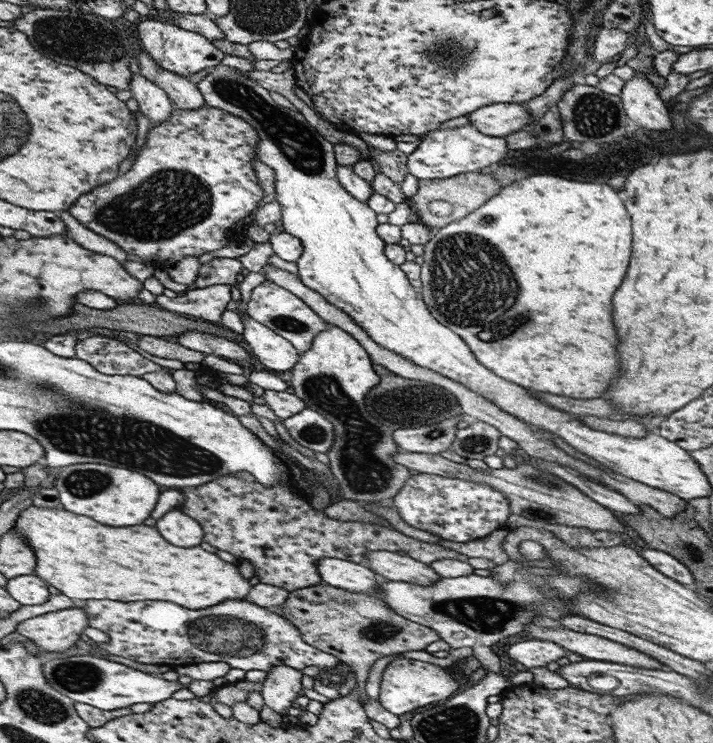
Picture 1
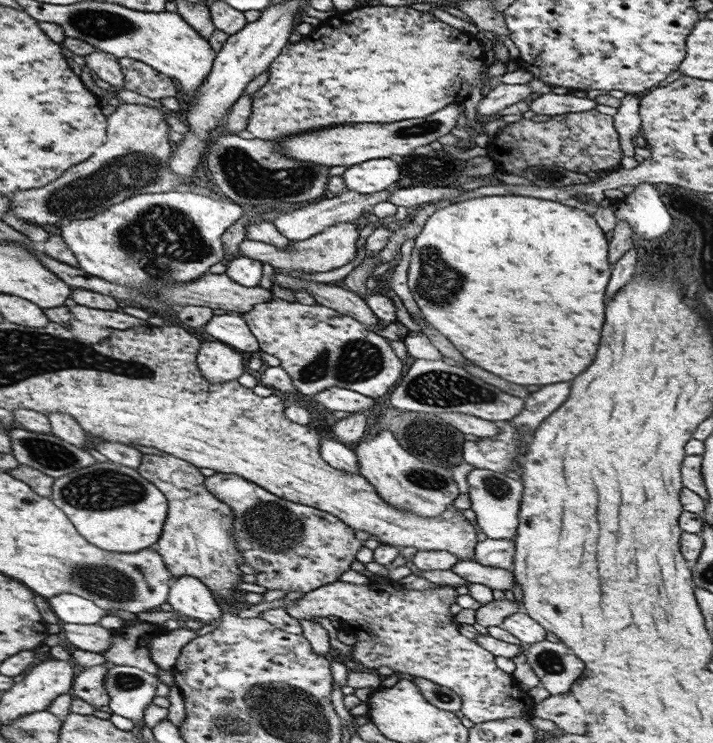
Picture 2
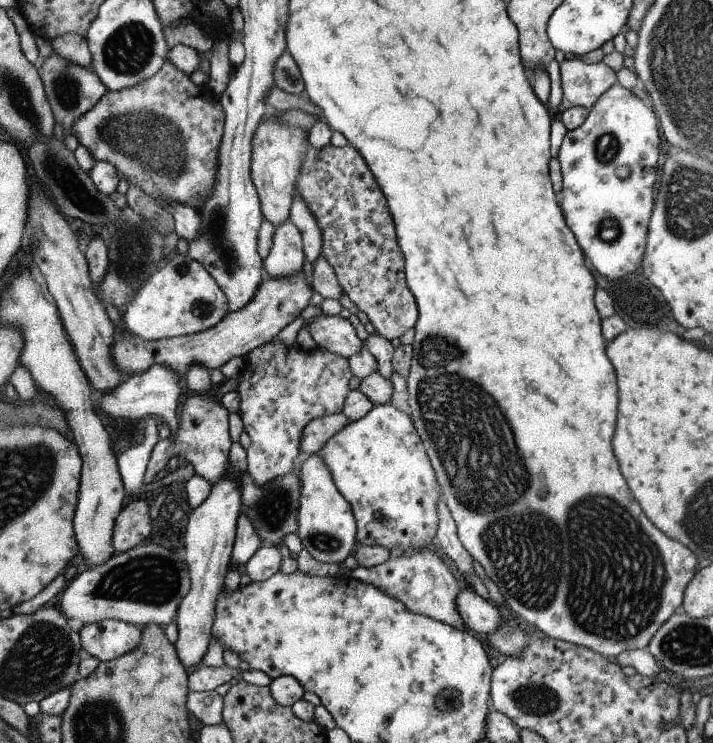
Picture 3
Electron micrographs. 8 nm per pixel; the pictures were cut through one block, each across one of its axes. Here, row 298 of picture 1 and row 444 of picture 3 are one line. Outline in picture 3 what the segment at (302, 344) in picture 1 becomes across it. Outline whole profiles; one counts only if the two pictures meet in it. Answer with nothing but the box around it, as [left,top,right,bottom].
[238,340,352,488]

